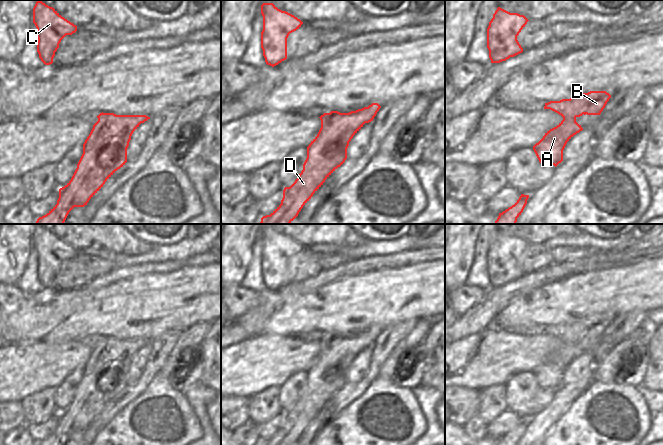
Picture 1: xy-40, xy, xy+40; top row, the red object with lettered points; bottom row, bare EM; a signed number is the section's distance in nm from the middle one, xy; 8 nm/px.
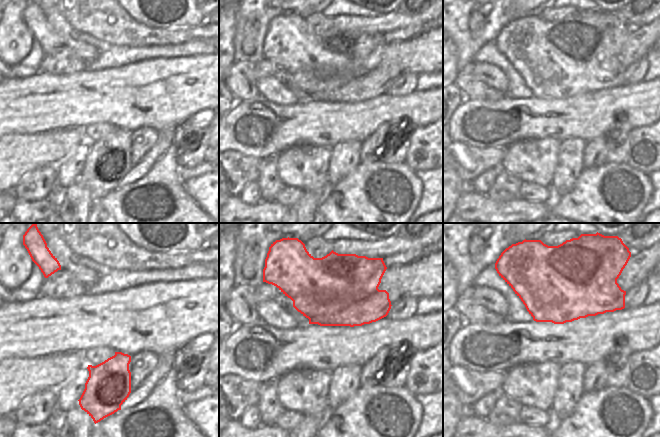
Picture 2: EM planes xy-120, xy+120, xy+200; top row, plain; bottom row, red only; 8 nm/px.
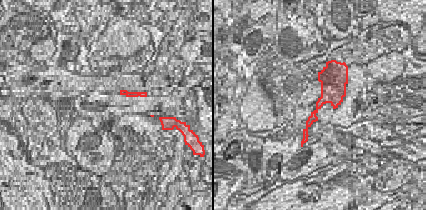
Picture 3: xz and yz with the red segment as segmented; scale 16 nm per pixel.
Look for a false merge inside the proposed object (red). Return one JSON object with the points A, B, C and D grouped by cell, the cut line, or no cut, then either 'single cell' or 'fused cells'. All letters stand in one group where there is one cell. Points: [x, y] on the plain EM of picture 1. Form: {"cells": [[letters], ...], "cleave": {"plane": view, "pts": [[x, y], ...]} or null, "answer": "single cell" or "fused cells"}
{"cells": [["A", "D"], ["B", "C"]], "cleave": {"plane": "xy", "pts": [[349, 336], [360, 336], [364, 340], [365, 346]]}, "answer": "fused cells"}

